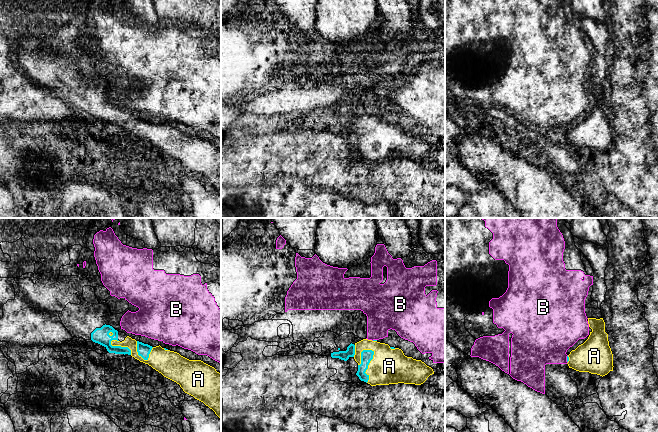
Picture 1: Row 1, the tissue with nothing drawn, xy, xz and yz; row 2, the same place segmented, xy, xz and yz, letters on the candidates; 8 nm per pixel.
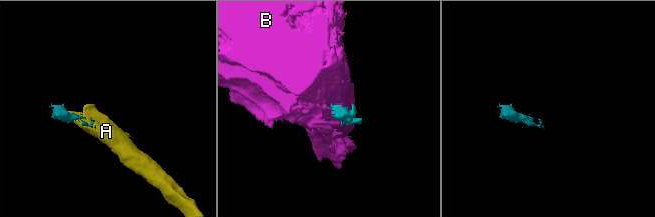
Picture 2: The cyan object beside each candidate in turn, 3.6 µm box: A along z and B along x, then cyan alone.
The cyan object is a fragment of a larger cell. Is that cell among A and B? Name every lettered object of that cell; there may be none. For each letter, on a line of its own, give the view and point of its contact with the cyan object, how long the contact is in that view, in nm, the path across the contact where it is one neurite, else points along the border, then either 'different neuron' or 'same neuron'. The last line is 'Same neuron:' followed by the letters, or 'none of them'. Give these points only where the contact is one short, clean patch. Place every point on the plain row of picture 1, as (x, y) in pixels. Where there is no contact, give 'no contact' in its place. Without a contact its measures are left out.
A: meets cyan in xz at (369, 138); contact 280 nm long; same neuron
B: meets cyan in yz at (567, 135); contact 60 nm long; different neuron
Same neuron: A

